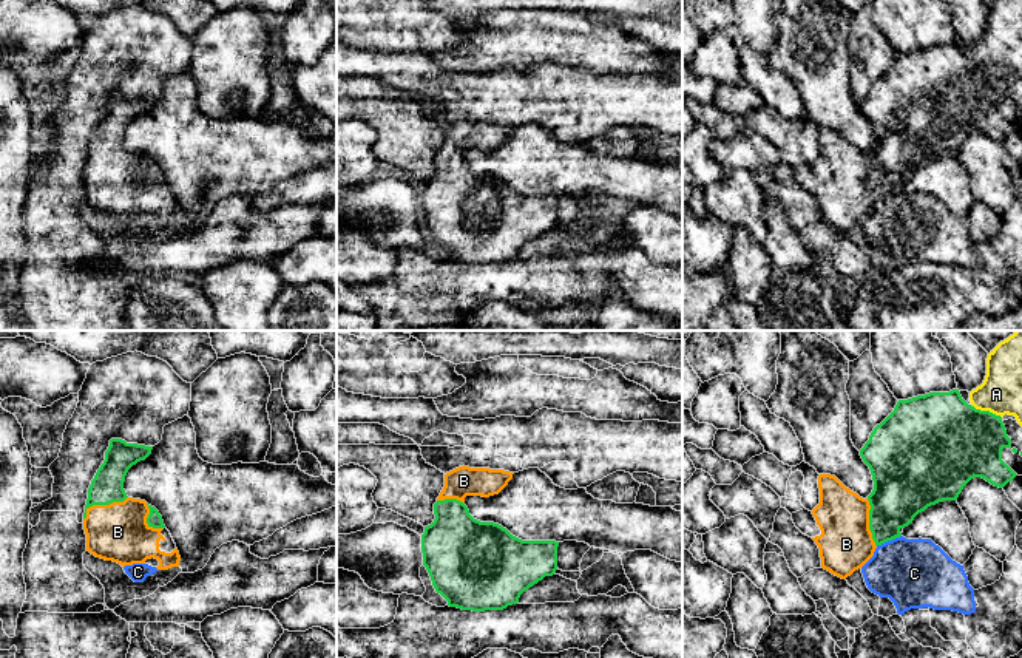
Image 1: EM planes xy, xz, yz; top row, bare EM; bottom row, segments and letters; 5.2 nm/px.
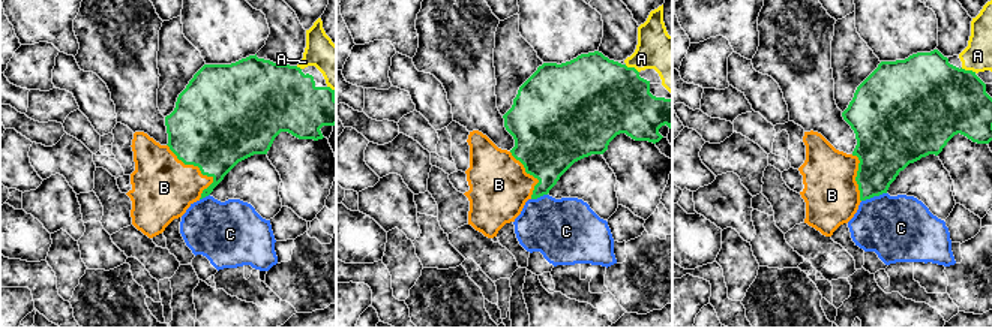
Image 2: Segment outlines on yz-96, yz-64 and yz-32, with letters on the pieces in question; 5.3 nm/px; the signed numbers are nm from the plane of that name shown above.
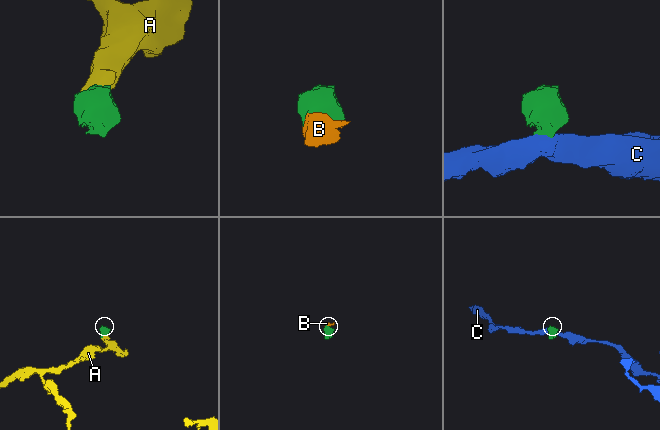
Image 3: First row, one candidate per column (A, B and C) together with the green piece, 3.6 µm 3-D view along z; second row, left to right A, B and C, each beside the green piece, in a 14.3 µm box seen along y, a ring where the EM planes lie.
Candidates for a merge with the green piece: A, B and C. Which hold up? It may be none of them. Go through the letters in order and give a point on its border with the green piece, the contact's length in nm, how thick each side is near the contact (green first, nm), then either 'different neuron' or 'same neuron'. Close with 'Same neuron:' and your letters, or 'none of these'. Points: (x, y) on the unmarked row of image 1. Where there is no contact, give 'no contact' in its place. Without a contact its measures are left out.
A: meets green in yz at (987, 65); contact 170 nm long; 440 nm thick on the green side, 220 nm on the other; same neuron
B: meets green in xy at (102, 158); contact 260 nm long; 170 nm thick on the green side, 300 nm on the other; same neuron
C: meets green in yz at (888, 193); contact 140 nm long; 280 nm thick on the green side, 360 nm on the other; different neuron
Same neuron: A, B

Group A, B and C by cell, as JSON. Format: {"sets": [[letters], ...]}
{"sets": [["A", "B"], ["C"]]}

